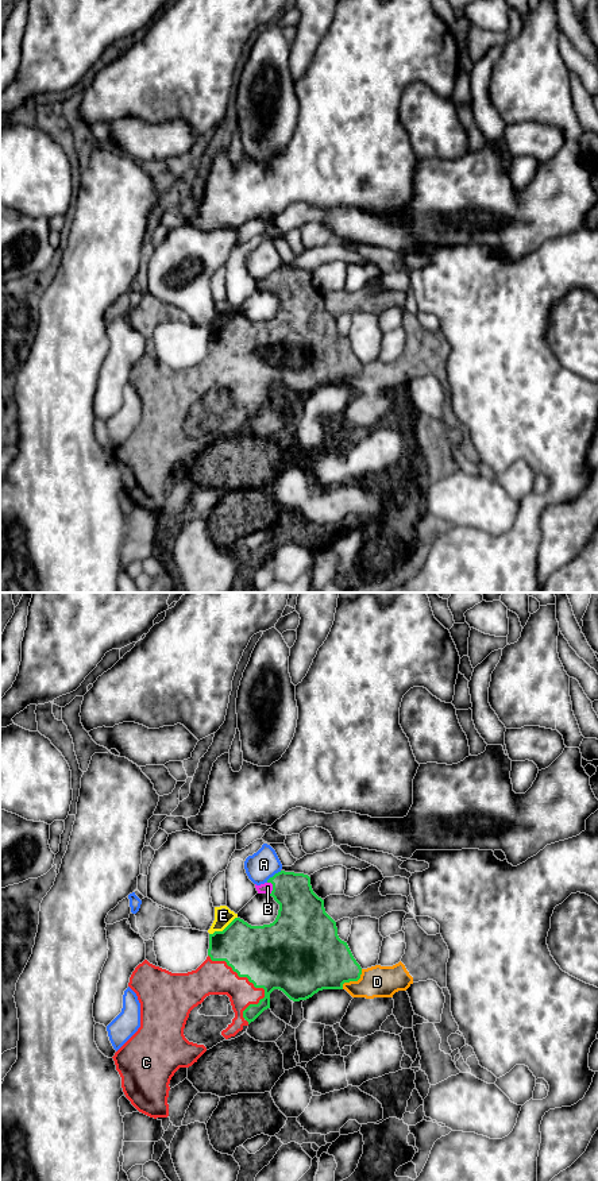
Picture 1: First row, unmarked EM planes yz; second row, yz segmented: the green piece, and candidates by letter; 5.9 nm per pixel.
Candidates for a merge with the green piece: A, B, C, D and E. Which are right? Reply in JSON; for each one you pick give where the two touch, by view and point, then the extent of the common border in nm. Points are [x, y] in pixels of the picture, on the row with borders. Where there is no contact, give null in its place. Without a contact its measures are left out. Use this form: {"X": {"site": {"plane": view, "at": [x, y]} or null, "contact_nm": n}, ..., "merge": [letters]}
{"B": {"site": {"plane": "yz", "at": [273, 887]}, "contact_nm": 80}, "C": {"site": {"plane": "yz", "at": [255, 987]}, "contact_nm": 480}, "merge": ["B", "C"]}

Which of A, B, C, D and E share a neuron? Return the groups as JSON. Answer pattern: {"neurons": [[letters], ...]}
{"neurons": [["A"], ["B", "C"], ["D", "E"]]}

